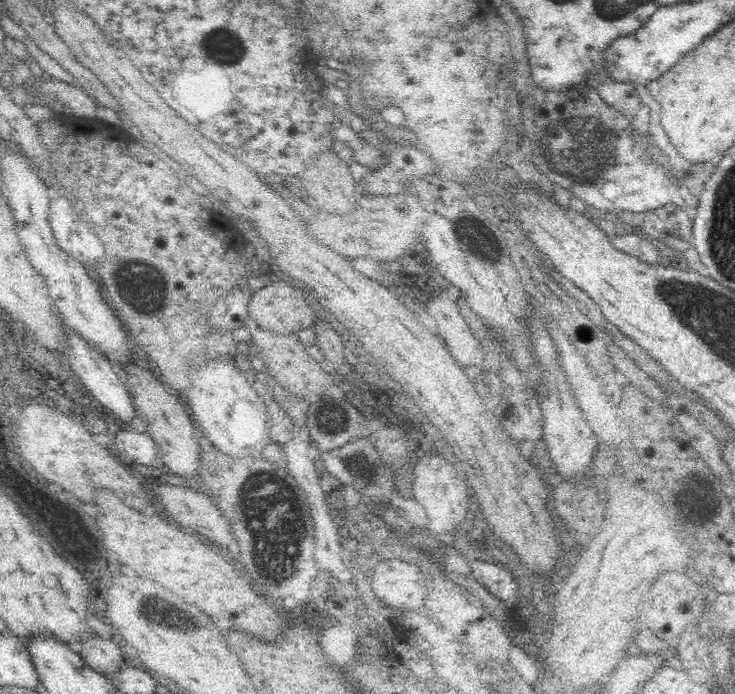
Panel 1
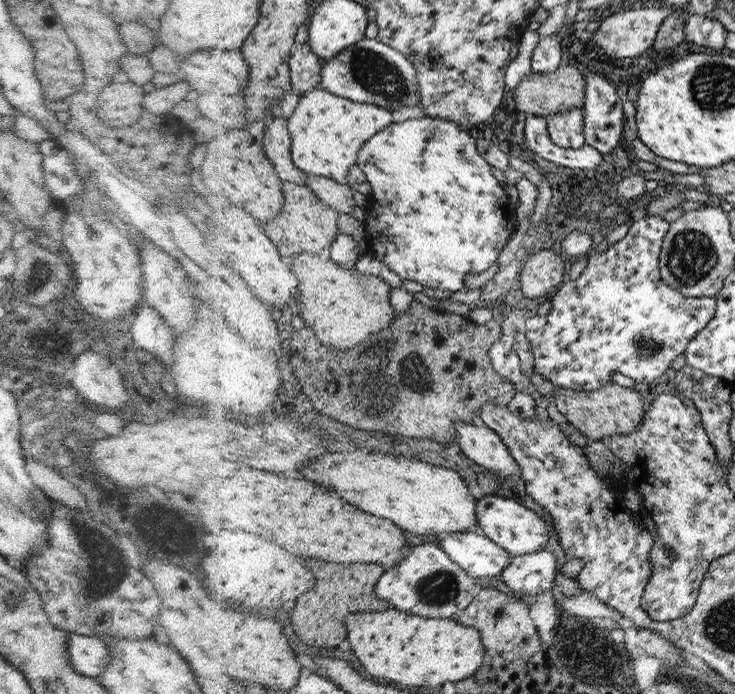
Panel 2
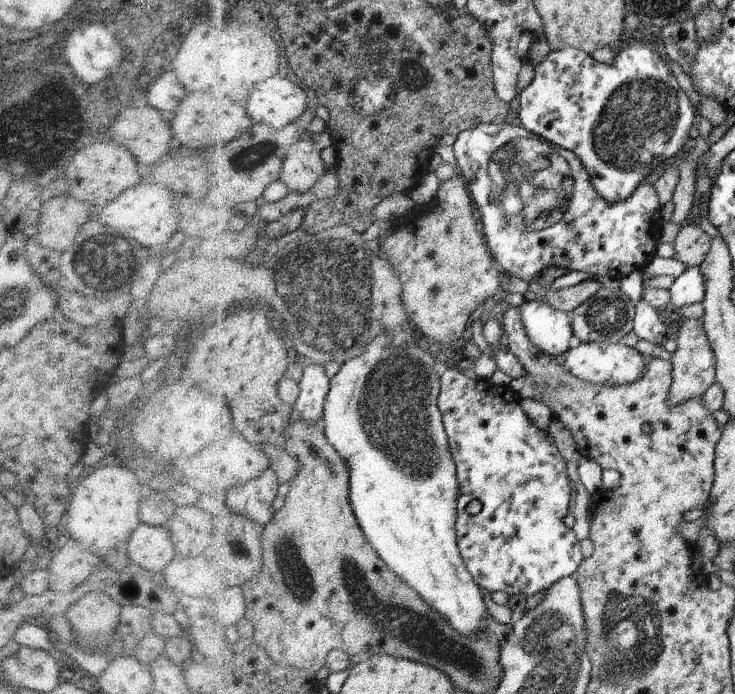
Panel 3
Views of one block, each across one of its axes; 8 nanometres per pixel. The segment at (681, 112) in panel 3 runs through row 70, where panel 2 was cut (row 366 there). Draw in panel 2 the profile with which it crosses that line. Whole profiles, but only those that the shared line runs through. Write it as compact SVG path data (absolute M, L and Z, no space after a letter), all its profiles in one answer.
M662 216L634 219L622 240L601 253L589 252L588 266L576 280L562 283L551 298L552 307L544 315L525 322L526 338L535 356L535 371L556 387L576 391L593 391L609 384L610 375L620 372L635 382L654 382L668 366L684 354L690 341L716 316L717 299L688 297L661 278L661 248L670 223Z

